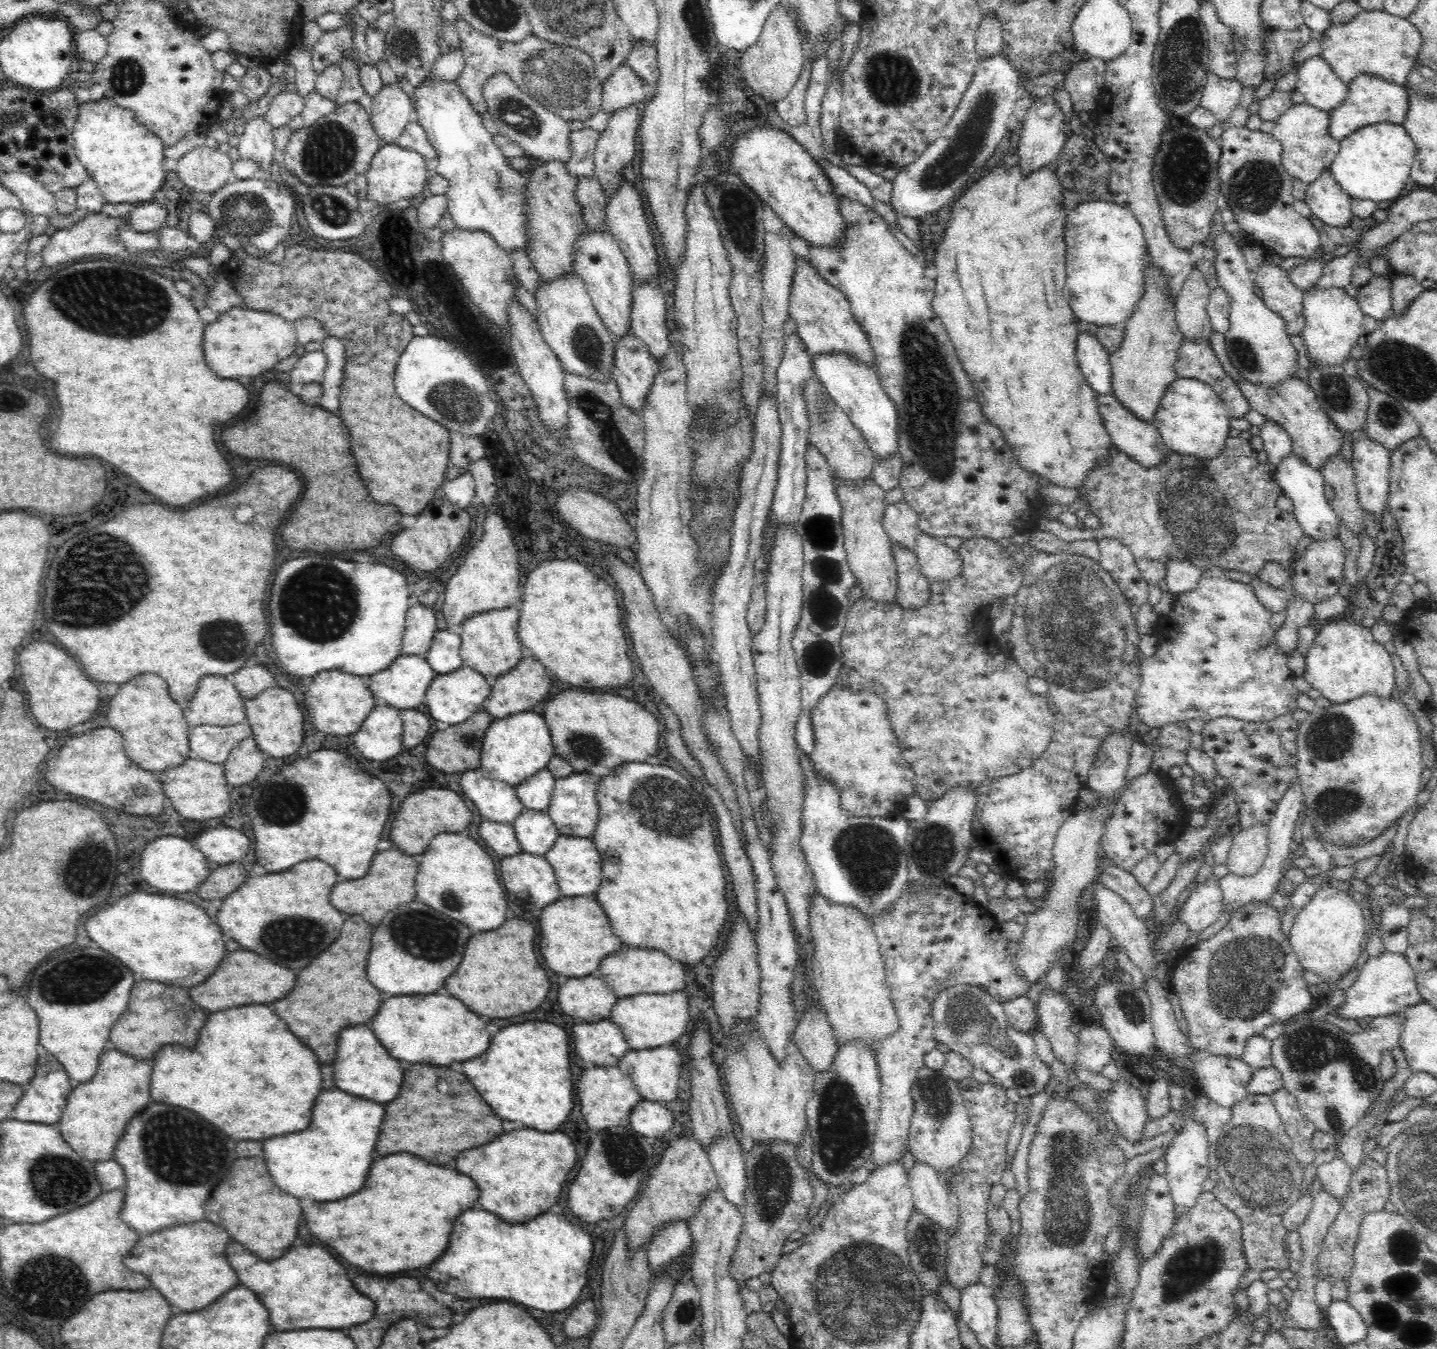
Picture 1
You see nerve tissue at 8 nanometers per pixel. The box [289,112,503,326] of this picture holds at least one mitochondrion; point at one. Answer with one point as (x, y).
(329, 151)

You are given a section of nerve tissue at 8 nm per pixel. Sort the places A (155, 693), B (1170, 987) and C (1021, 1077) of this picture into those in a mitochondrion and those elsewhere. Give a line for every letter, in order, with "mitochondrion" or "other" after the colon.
A: other
B: other
C: mitochondrion

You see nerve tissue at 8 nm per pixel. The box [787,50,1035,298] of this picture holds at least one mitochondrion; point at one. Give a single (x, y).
(967, 143)

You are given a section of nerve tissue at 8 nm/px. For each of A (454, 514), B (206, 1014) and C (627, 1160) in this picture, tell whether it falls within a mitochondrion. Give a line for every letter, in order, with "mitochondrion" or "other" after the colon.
A: other
B: other
C: mitochondrion

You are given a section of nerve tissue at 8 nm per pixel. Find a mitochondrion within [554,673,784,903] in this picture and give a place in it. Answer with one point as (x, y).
(663, 804)

